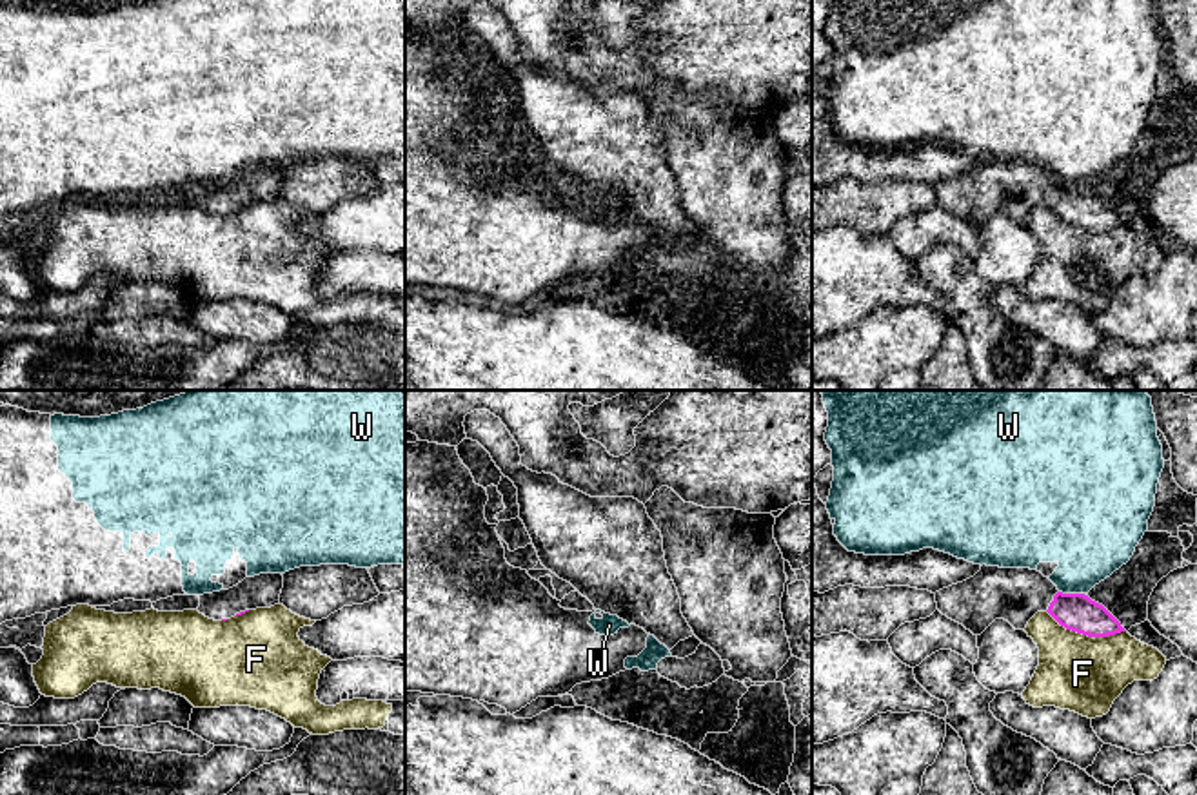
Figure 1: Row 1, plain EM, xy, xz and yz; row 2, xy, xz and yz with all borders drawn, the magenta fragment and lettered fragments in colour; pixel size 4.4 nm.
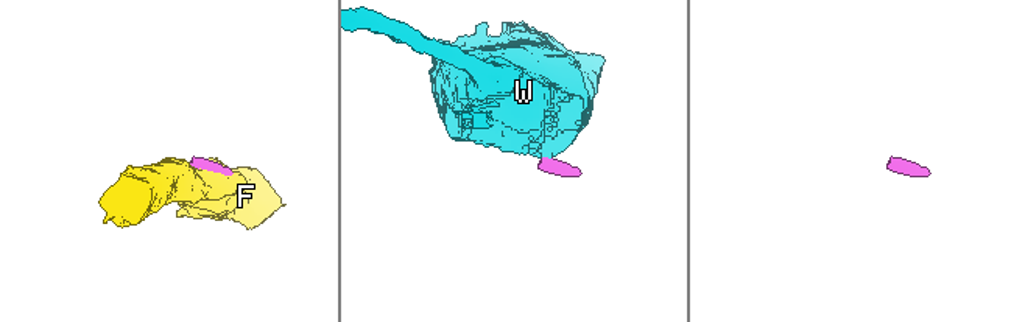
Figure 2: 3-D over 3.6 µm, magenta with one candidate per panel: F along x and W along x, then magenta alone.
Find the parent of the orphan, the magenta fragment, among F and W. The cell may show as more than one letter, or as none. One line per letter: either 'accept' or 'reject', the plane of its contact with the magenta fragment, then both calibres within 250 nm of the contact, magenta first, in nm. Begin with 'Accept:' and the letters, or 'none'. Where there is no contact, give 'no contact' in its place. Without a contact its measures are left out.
Accept: none
F: reject | yz | 170/340 nm
W: reject | yz | 170/340 nm

